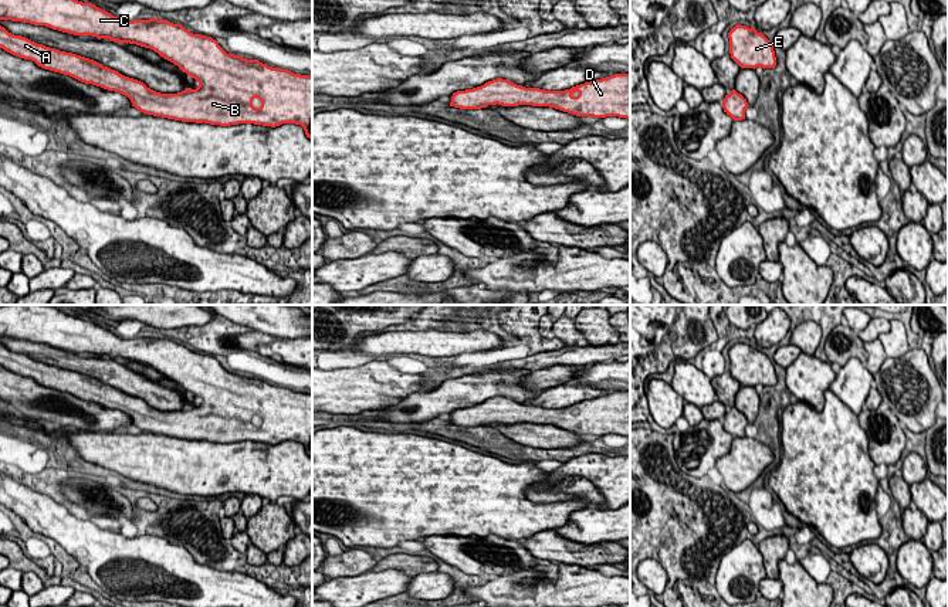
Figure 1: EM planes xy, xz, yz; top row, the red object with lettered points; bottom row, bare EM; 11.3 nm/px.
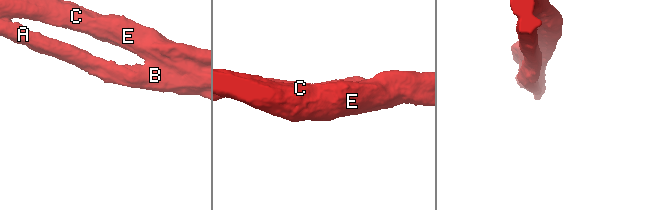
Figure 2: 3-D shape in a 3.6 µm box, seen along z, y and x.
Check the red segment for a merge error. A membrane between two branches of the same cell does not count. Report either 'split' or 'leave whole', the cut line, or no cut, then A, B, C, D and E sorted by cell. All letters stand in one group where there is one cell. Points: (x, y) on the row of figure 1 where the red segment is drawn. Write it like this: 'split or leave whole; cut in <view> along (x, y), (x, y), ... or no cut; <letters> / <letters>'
leave whole; no cut; A B C D E

